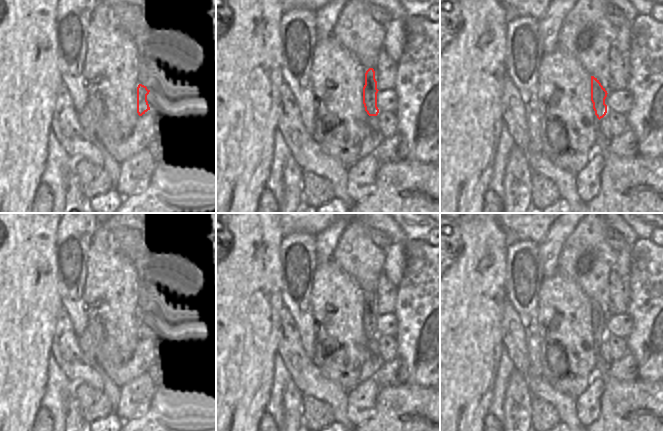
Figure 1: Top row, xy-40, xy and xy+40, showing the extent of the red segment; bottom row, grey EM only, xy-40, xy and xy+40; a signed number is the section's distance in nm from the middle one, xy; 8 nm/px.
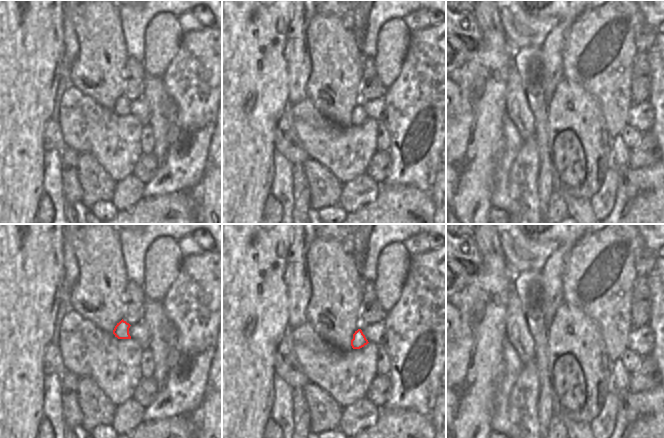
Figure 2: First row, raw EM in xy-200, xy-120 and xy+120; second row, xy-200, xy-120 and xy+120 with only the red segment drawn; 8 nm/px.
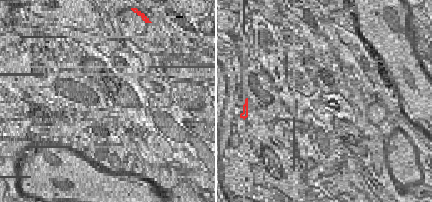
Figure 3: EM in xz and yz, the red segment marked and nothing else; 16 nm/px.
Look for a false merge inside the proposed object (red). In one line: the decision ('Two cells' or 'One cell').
Two cells.

